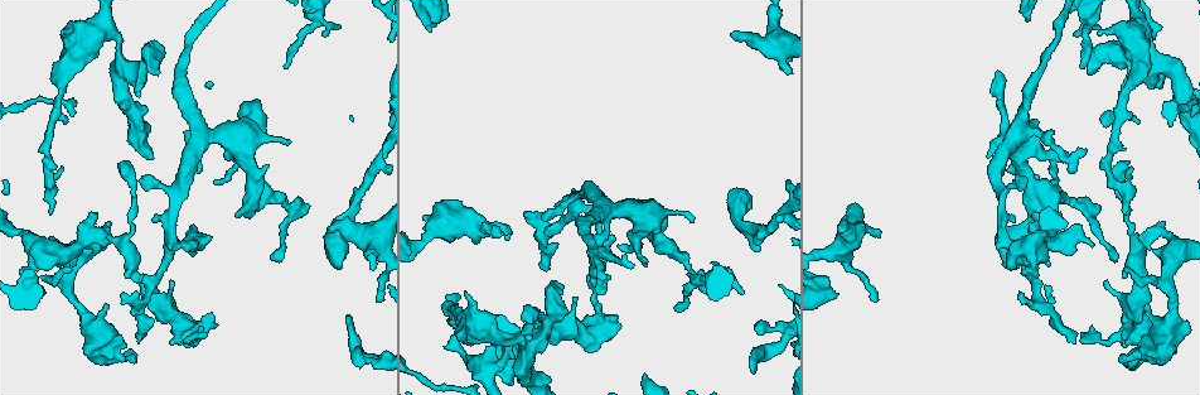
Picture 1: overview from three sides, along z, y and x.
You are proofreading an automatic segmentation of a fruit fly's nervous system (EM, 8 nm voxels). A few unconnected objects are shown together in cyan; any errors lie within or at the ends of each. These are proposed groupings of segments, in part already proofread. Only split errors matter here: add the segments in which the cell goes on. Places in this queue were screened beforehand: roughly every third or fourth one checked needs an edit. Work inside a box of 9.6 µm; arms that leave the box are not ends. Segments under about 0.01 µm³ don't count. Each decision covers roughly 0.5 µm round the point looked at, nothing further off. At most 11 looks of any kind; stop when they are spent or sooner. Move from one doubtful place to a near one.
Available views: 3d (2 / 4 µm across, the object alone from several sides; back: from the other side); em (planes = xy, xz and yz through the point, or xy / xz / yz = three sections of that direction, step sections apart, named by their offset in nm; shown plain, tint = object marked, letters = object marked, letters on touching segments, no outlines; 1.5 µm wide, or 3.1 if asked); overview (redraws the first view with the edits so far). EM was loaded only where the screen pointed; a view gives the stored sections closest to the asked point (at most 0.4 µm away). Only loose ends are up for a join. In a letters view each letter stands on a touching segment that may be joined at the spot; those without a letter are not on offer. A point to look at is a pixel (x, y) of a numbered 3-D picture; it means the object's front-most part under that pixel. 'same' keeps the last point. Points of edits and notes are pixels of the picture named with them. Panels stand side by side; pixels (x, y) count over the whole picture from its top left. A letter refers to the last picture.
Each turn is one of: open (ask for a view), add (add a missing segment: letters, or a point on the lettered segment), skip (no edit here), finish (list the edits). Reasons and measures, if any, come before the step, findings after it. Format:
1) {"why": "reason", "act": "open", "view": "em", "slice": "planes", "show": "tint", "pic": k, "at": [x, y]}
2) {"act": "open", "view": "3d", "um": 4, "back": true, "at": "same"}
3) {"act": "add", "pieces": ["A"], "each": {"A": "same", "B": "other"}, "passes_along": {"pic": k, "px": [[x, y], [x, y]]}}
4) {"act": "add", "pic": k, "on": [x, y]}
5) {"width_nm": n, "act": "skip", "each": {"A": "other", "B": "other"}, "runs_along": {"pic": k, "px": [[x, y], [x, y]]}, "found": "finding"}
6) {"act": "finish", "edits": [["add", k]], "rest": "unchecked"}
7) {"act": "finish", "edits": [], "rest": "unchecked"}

{"why": "stops while still wide", "act": "open", "view": "3d", "um": 4, "pic": 1, "at": [731, 36]}

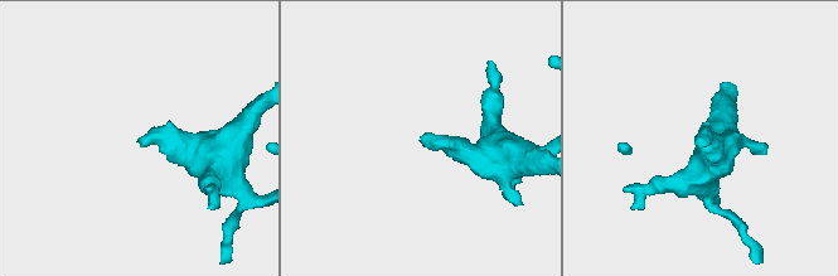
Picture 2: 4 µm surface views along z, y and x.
{"act": "open", "view": "em", "slice": "planes", "show": "letters", "pic": 2, "at": [701, 144]}

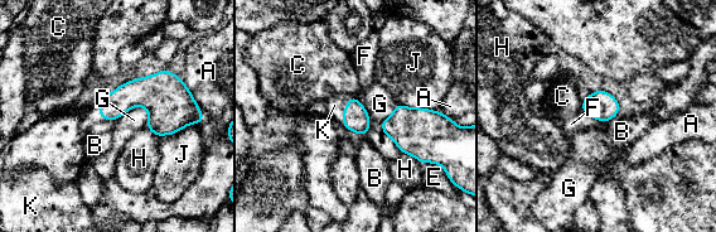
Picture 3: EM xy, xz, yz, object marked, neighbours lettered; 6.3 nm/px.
{"act": "add", "pieces": ["K"], "each": {"A": "other", "B": "other", "C": "other", "E": "other", "F": "other", "G": "other", "H": "other", "J": "other", "K": "same"}, "passes_along": {"pic": 3, "px": [[356, 119], [343, 110], [334, 105]]}, "found": "the cell continues"}

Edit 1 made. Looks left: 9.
{"why": "an open end", "act": "open", "view": "em", "slice": "planes", "show": "letters", "pic": 1, "at": [73, 266]}

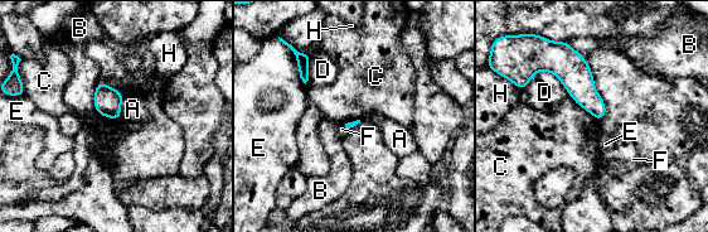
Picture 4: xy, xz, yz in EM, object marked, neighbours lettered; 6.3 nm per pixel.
{"act": "skip", "each": {"A": "other", "B": "other", "C": "other", "D": "other", "E": "other", "F": "other", "H": "other"}, "border": {"pic": 4, "px": [[568, 93], [578, 105], [599, 120]]}, "found": "none of them fits"}

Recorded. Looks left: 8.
{"why": "stops while still wide", "act": "open", "view": "3d", "um": 4, "back": true, "pic": 1, "at": [1074, 34]}

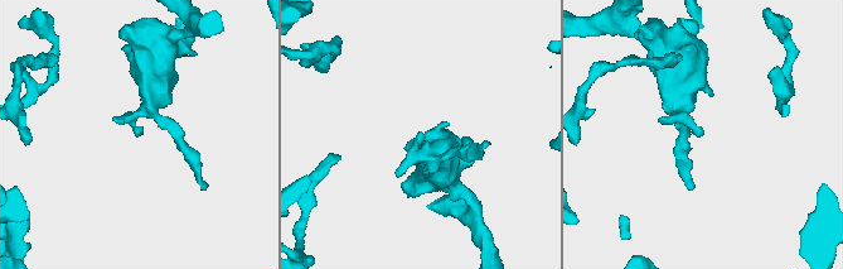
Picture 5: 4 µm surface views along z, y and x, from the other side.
{"why": "need the tissue", "act": "open", "view": "em", "slice": "yz", "step": 8, "show": "tint", "pic": 5, "at": [138, 133]}

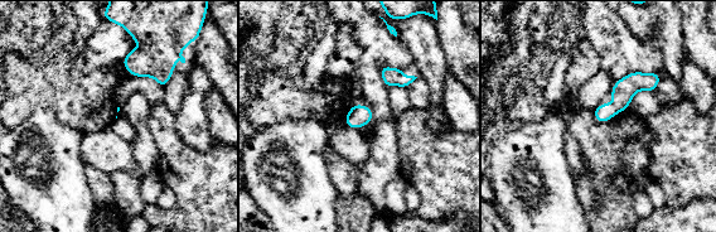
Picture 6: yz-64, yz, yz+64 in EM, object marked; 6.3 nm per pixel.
{"why": "another direction", "act": "open", "view": "em", "slice": "planes", "show": "letters", "at": "same"}

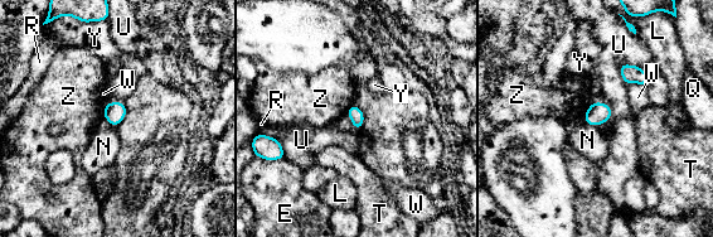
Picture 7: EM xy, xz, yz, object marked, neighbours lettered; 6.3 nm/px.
{"act": "skip", "each": {"E": "other", "L": "other", "N": "other", "Q": "other", "R": "other", "T": "other", "U": "other", "W": "other", "Y": "other", "Z": "other"}, "border": {"pic": 7, "px": [[586, 122], [596, 127]]}, "found": "none of them fits"}

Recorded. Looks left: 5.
{"act": "finish", "edits": [["add", 3]], "rest": "unchecked"}

